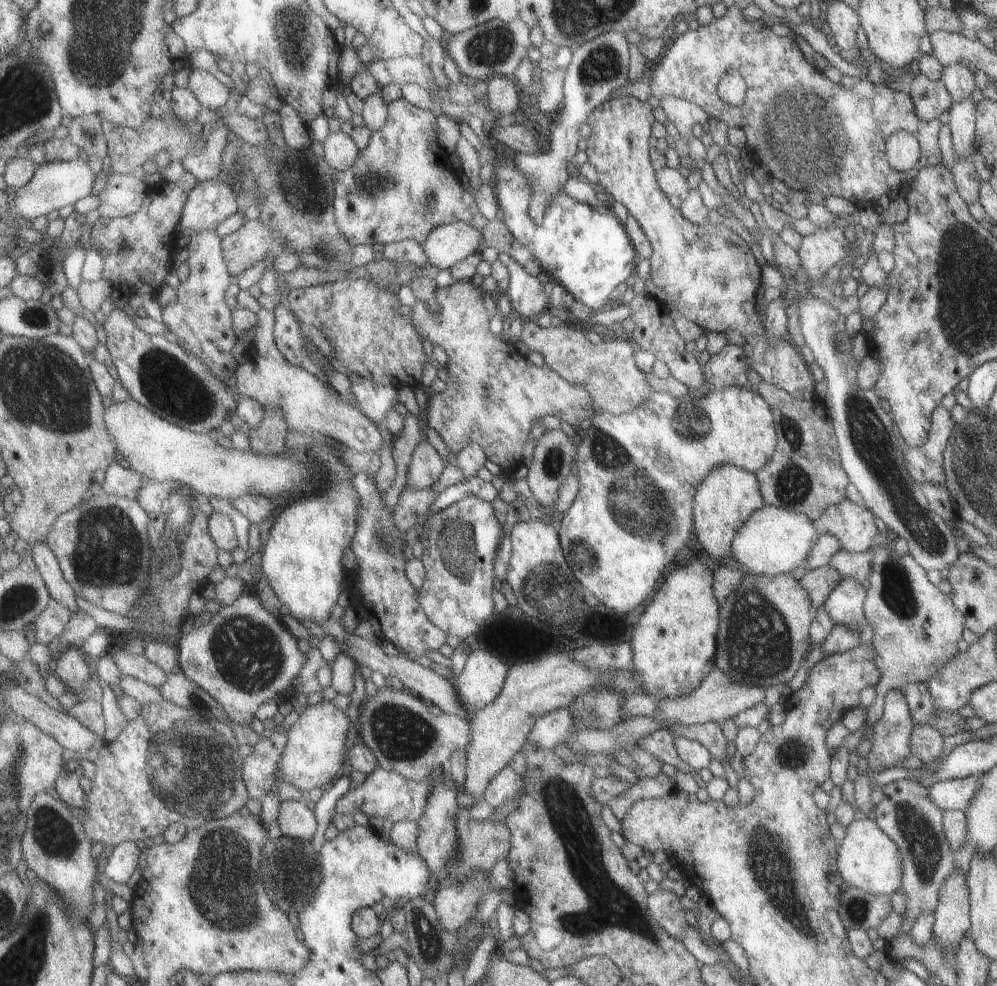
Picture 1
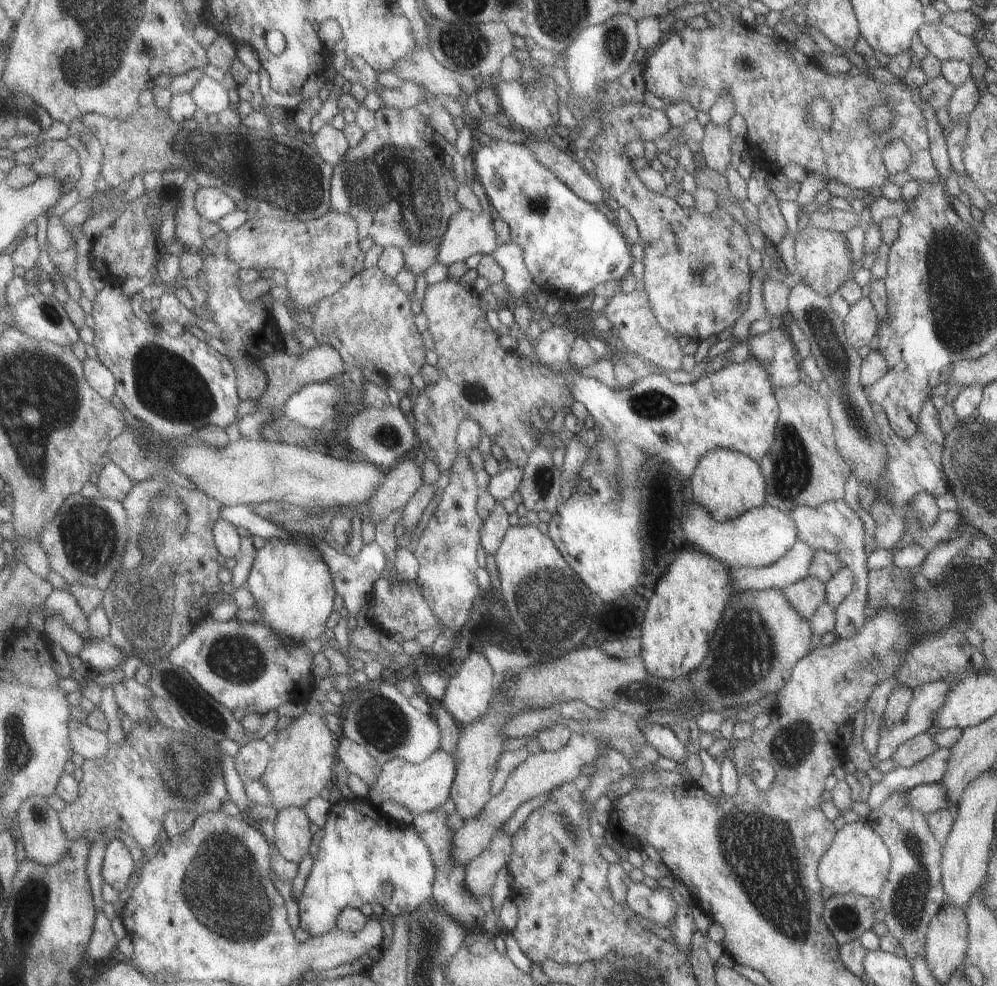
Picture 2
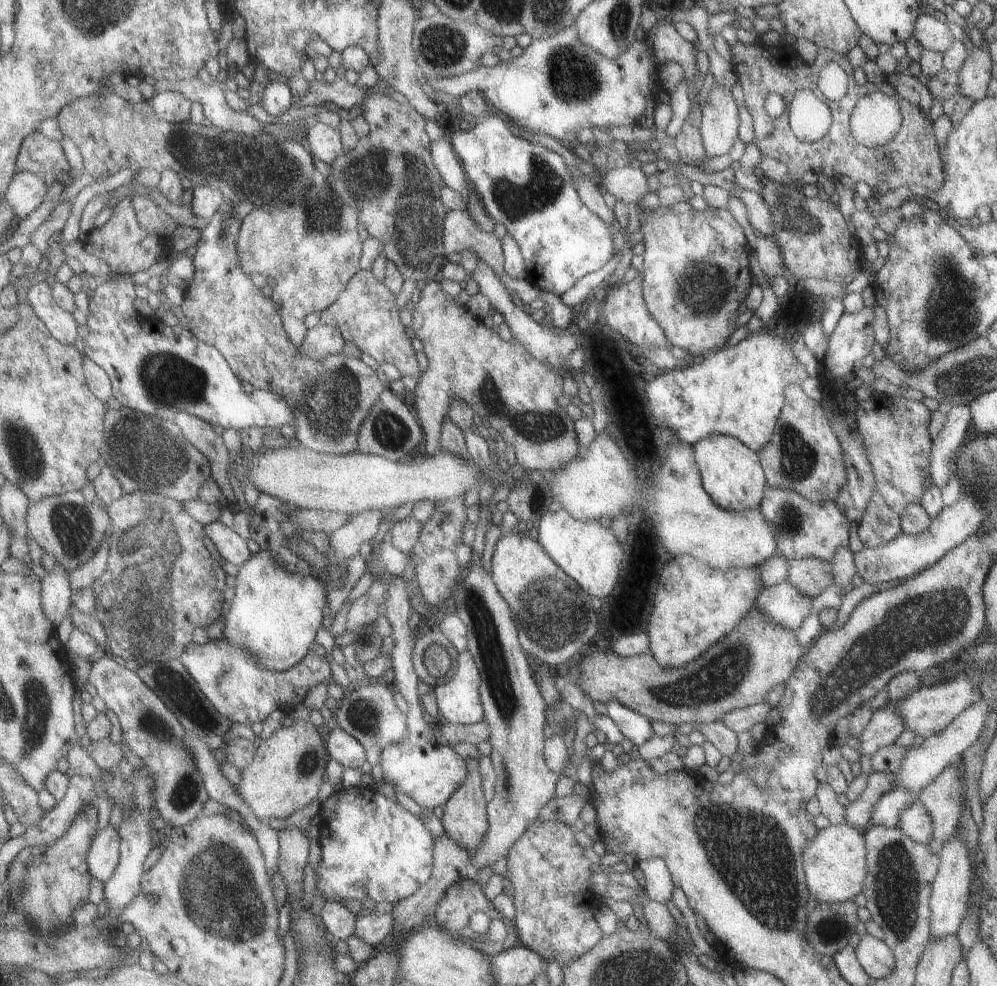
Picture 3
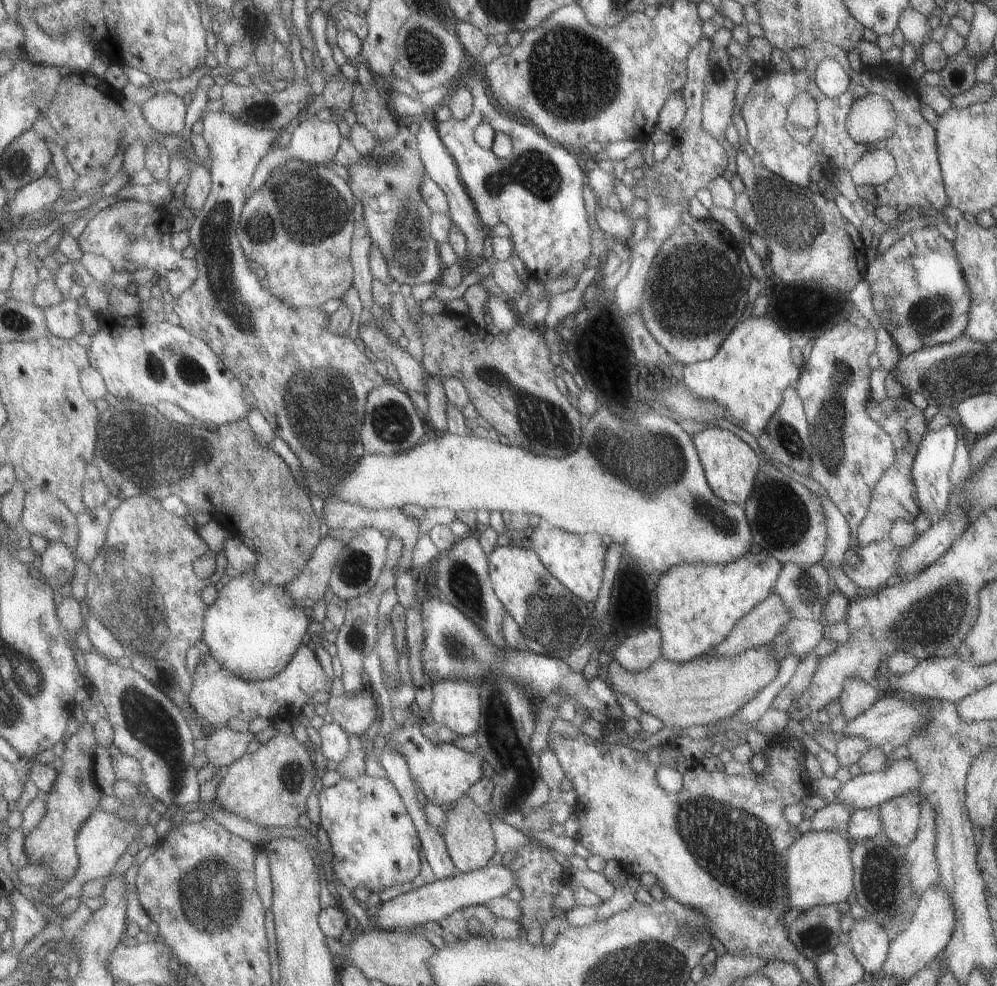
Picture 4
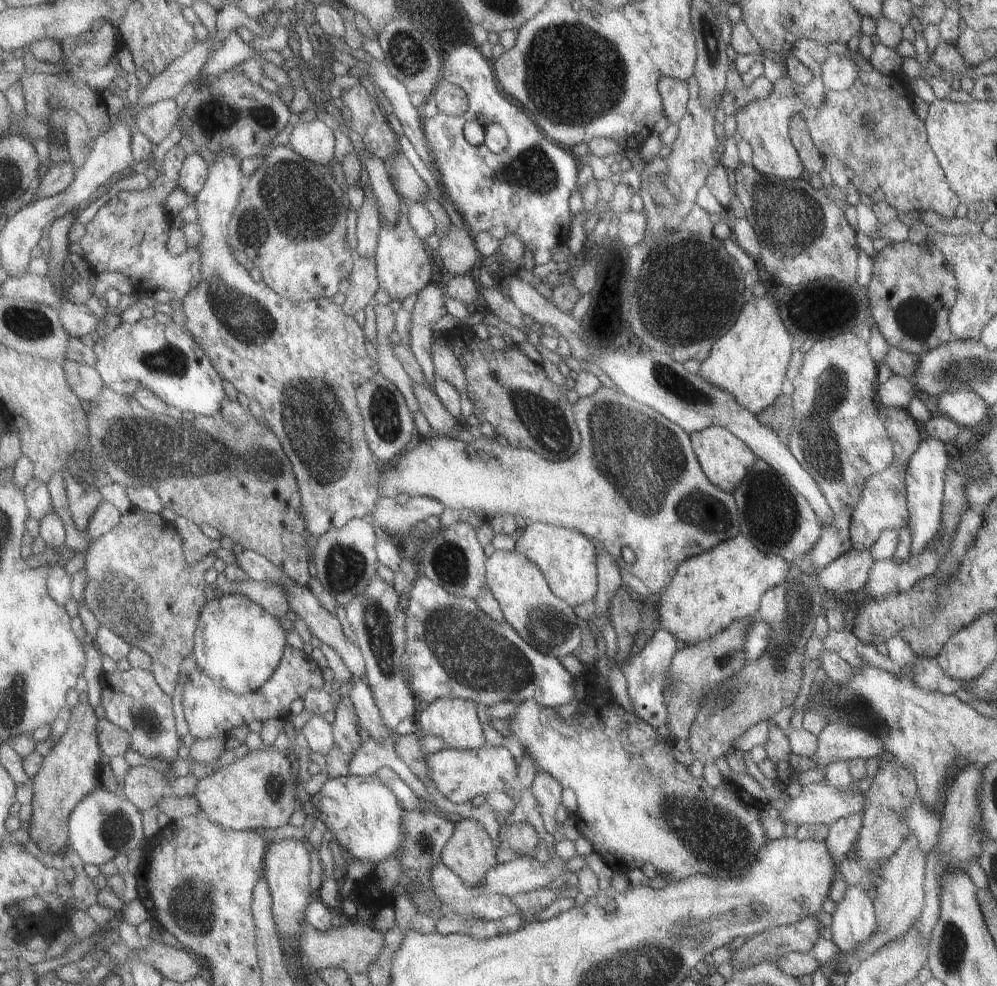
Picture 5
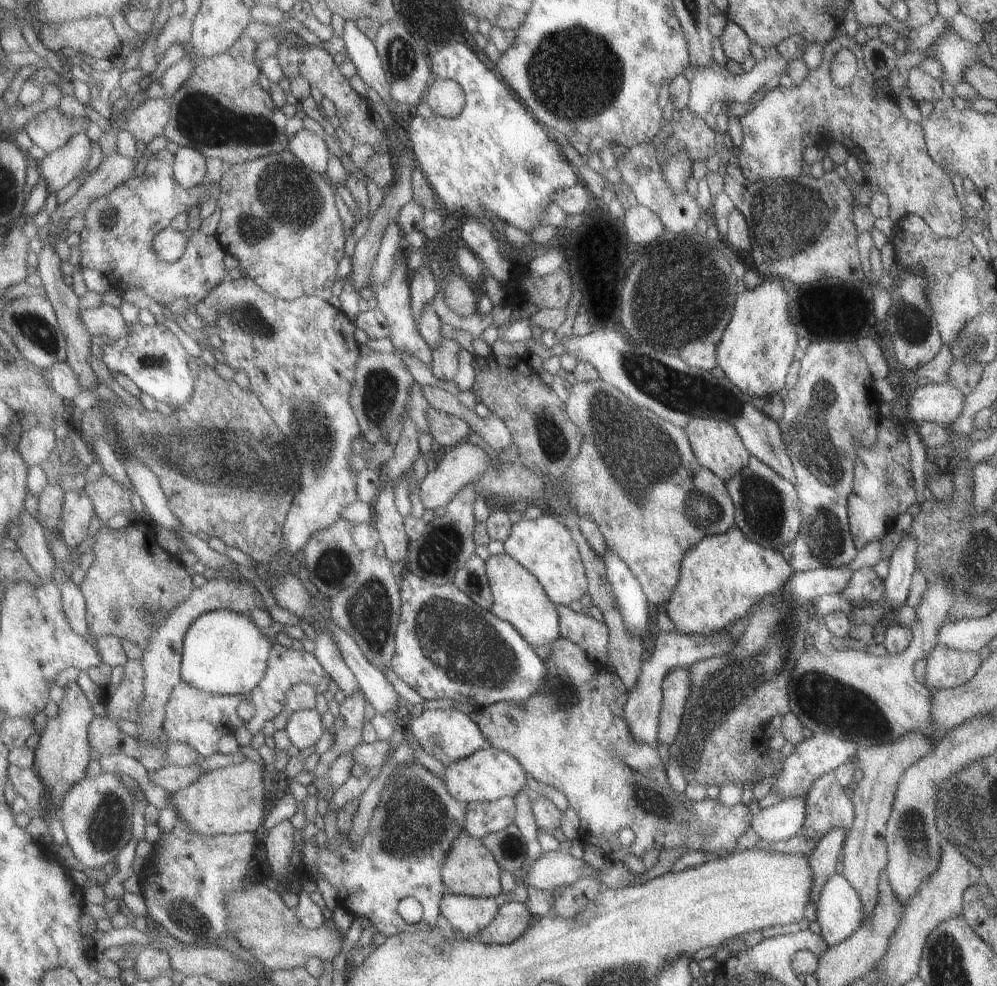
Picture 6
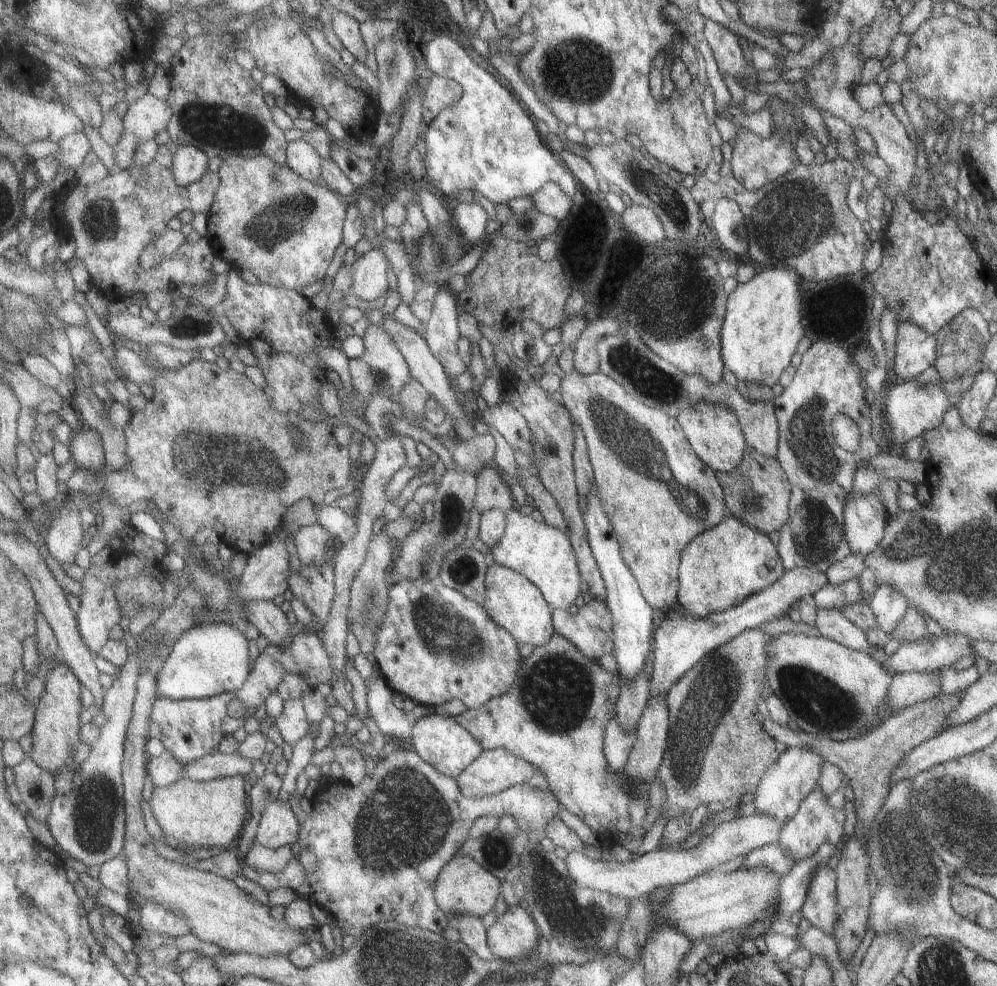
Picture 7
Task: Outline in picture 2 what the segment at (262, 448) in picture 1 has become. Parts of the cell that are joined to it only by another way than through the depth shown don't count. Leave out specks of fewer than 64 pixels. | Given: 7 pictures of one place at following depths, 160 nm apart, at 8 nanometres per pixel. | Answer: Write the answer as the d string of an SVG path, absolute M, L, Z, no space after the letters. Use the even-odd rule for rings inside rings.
M319 343L312 349L307 350L303 356L297 354L294 358L285 354L284 351L263 355L258 362L269 379L269 385L264 387L257 397L255 411L244 416L239 422L241 436L245 438L261 440L264 438L263 429L271 424L276 418L276 413L282 408L284 402L289 400L296 392L309 383L324 383L341 376L348 369L343 355L331 345Z

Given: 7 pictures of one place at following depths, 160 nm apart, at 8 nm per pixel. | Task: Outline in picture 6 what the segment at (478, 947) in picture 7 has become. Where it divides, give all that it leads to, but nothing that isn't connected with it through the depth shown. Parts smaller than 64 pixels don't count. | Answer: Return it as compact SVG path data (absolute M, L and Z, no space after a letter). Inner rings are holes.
M445 892L440 904L442 915L454 926L461 938L478 940L476 936L497 916L500 906L495 897L474 897L467 895L454 895Z

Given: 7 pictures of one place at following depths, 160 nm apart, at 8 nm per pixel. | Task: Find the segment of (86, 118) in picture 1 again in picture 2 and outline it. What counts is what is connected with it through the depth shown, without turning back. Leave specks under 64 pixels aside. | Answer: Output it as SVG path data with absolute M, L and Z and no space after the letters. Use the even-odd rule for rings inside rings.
M81 117L73 119L69 125L66 141L79 153L82 166L81 178L75 183L79 192L79 200L97 192L97 176L102 171L104 150L102 142L92 130L82 121Z

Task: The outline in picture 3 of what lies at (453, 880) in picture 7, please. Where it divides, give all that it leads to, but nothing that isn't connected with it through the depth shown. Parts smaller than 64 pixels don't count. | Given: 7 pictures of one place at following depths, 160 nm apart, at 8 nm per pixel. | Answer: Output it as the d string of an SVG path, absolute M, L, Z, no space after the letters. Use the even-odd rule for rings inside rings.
M483 755L480 757L467 757L466 761L469 765L465 782L457 791L454 792L451 799L444 804L444 814L442 823L444 824L446 833L458 845L469 849L473 854L482 843L483 837L486 835L487 829L490 827L488 820L488 800L485 796L484 778L480 771Z

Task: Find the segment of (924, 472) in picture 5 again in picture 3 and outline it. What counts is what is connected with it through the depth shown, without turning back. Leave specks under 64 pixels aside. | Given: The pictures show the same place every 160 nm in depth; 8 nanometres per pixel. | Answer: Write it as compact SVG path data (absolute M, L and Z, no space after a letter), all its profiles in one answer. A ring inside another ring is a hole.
M957 403L946 412L940 433L932 439L929 455L930 481L941 488L951 475L951 453L960 447L965 430L970 423L970 412L967 404Z

